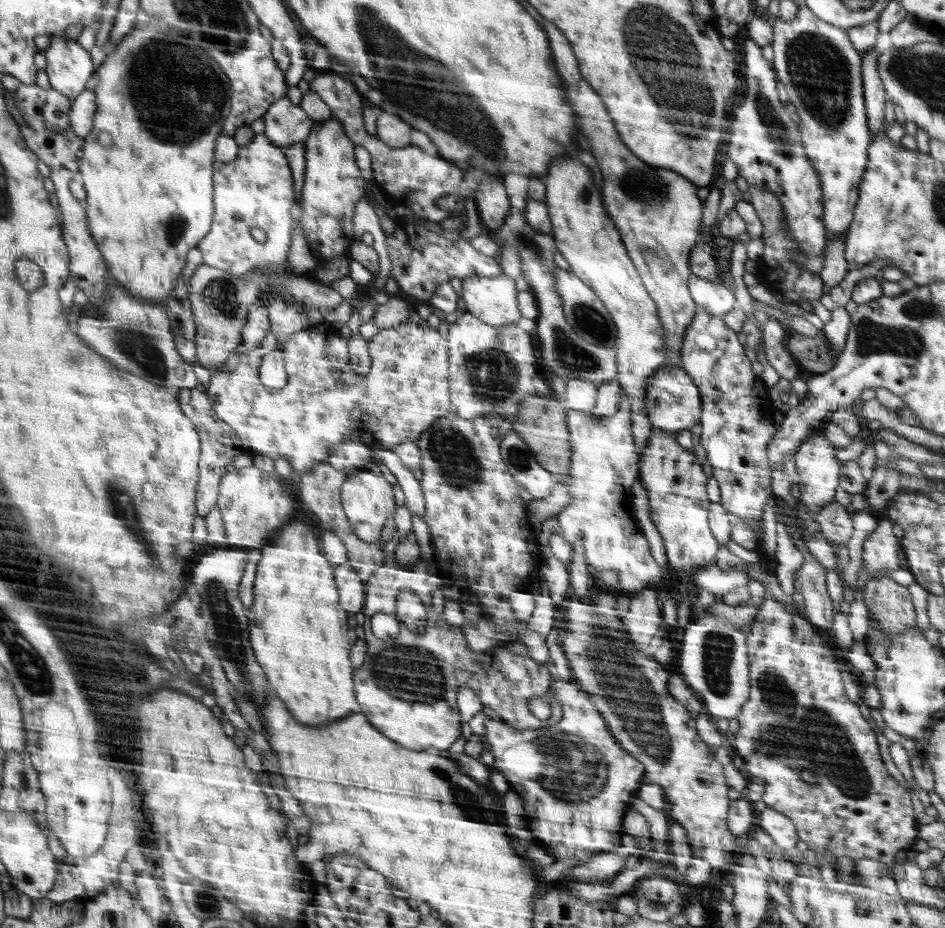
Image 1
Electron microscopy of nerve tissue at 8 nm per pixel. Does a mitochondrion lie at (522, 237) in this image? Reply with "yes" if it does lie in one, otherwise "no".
yes

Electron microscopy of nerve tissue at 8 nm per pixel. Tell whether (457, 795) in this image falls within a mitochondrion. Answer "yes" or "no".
yes

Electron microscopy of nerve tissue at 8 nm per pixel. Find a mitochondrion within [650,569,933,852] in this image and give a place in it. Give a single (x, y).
(796, 729)

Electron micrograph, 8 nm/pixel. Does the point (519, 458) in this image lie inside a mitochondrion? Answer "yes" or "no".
yes

